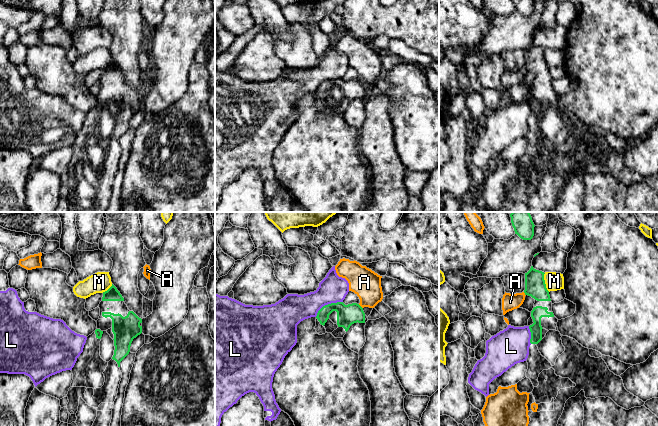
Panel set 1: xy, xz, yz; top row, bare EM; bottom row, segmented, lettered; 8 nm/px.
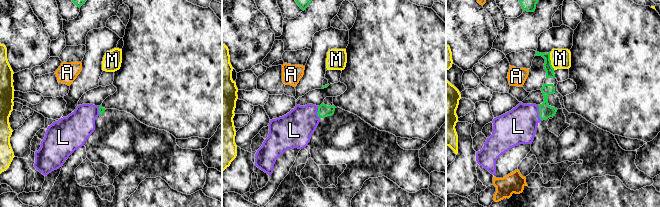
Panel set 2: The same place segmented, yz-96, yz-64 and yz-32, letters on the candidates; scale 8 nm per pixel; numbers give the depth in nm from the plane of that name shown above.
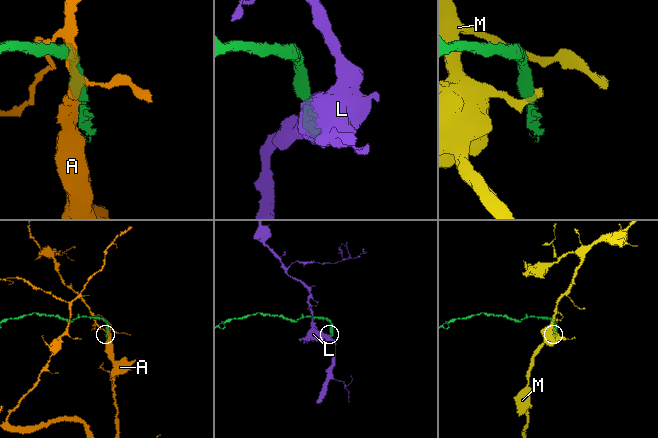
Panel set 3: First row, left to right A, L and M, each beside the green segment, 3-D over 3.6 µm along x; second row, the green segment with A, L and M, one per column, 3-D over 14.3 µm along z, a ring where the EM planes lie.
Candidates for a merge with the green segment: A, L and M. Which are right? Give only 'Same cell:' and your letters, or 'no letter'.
Same cell: no letter

